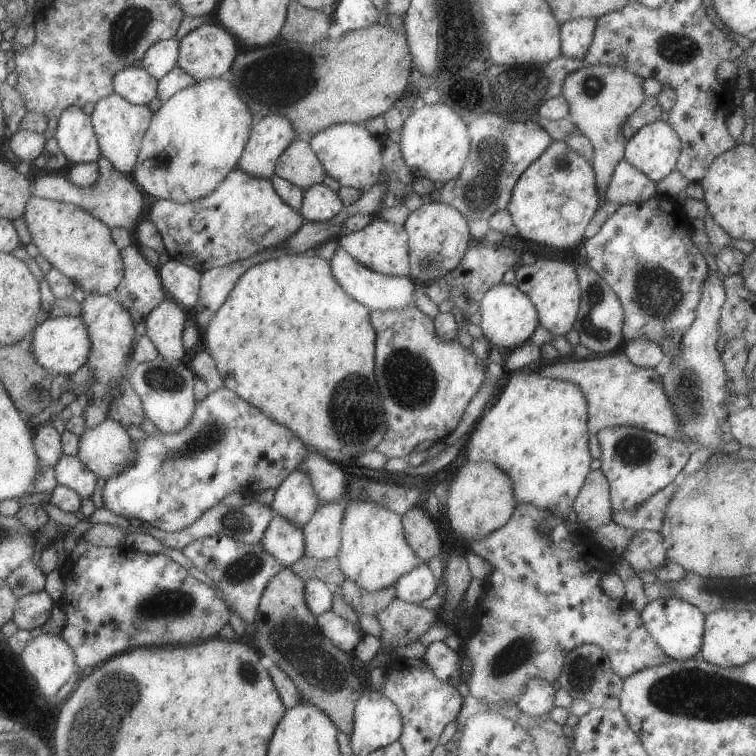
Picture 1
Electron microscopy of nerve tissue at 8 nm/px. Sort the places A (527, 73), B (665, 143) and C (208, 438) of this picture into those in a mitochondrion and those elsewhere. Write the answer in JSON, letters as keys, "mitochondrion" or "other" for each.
{"A":"mitochondrion","B":"other","C":"mitochondrion"}

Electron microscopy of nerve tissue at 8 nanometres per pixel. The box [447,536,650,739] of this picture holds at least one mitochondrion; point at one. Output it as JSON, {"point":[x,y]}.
{"point":[520,653]}

